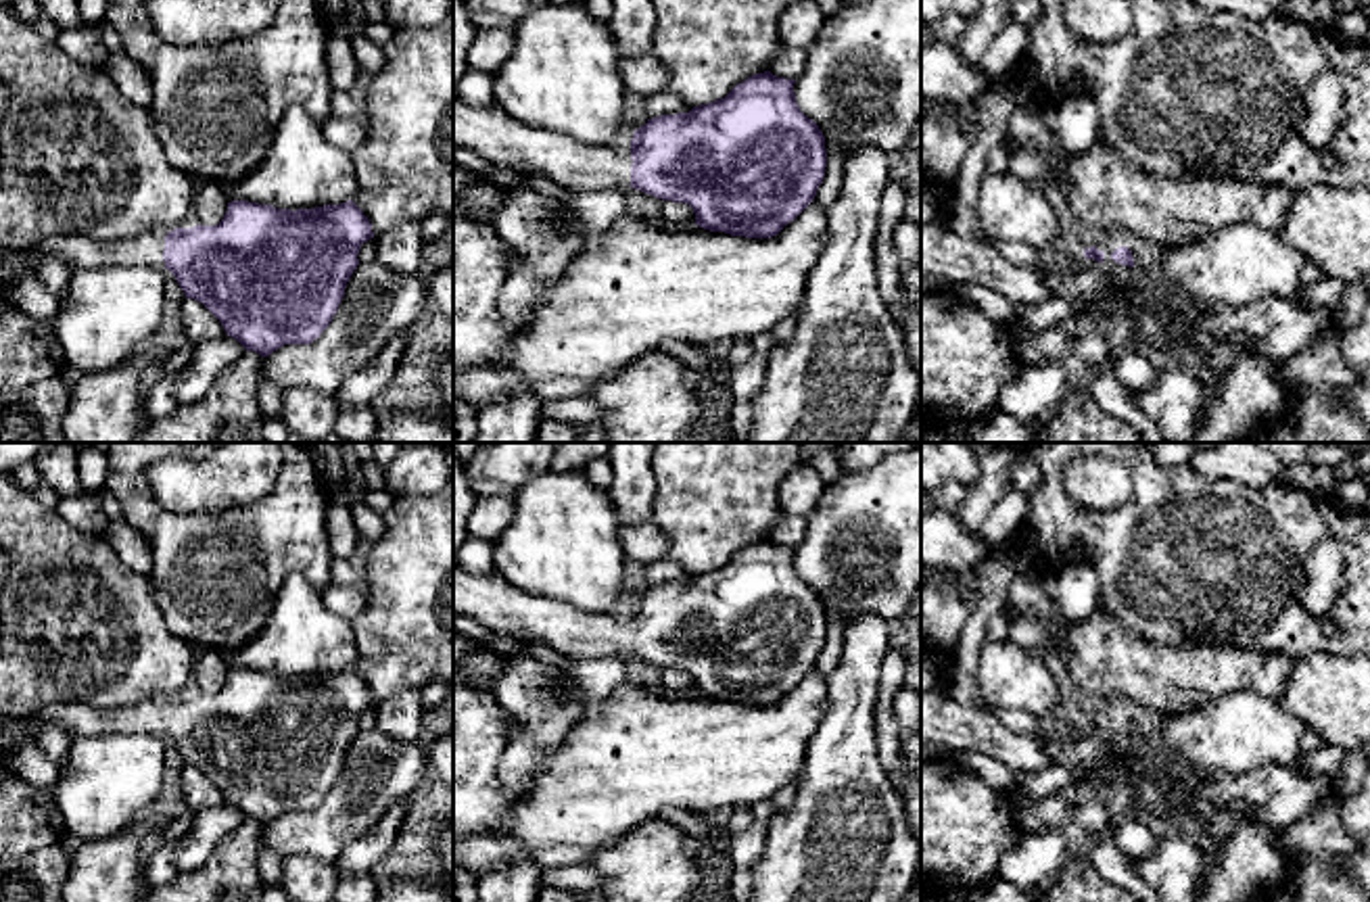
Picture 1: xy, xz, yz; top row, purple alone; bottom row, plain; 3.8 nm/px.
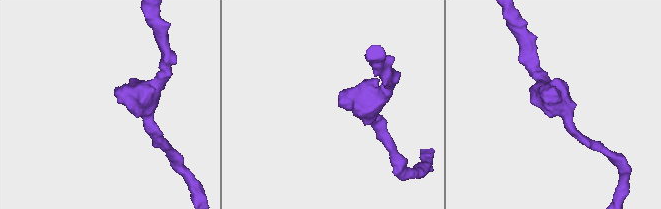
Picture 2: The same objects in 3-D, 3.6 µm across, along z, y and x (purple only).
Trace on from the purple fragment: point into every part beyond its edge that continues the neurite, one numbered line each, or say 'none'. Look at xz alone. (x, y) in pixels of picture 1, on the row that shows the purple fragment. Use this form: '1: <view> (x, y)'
1: xz (489, 130)

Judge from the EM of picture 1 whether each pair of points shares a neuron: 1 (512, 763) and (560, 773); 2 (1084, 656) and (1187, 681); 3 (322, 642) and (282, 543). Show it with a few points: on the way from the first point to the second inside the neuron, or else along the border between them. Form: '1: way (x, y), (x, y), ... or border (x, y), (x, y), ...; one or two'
1: border (567, 733), (535, 767), (527, 792), (510, 800); two
2: way (1109, 662), (1162, 677); one
3: border (320, 587), (291, 575), (268, 616); two

